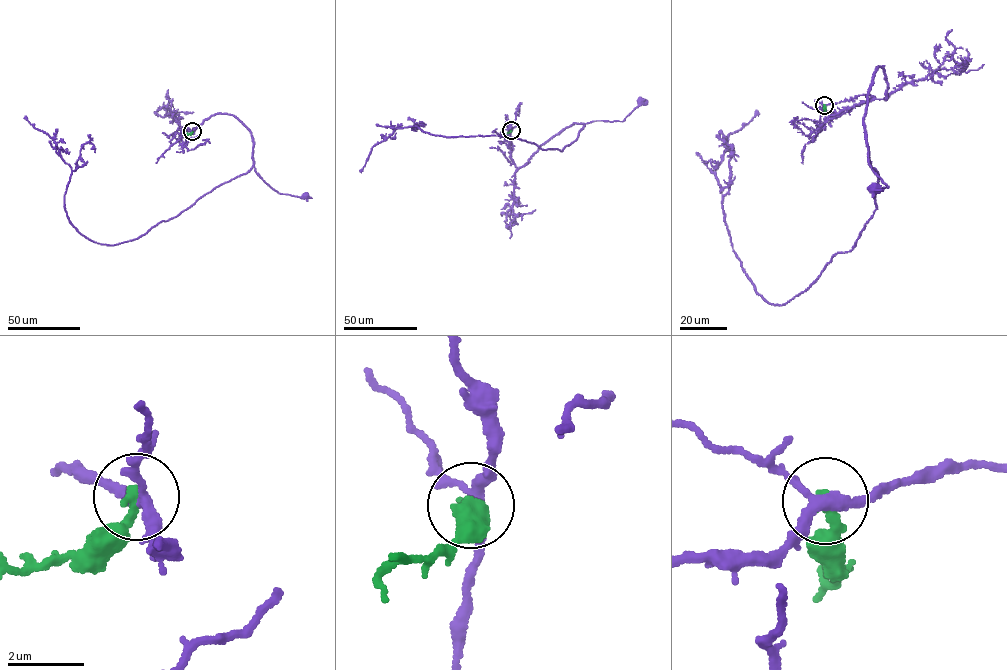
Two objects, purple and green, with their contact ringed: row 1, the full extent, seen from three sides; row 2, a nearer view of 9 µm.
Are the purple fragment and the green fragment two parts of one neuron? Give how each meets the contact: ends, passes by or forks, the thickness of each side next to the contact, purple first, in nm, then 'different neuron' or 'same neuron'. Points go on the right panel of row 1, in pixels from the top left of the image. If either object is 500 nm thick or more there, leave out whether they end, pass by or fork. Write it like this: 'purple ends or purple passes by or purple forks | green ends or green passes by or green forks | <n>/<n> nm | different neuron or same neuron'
purple forks | green ends | 260/300 nm | different neuron

